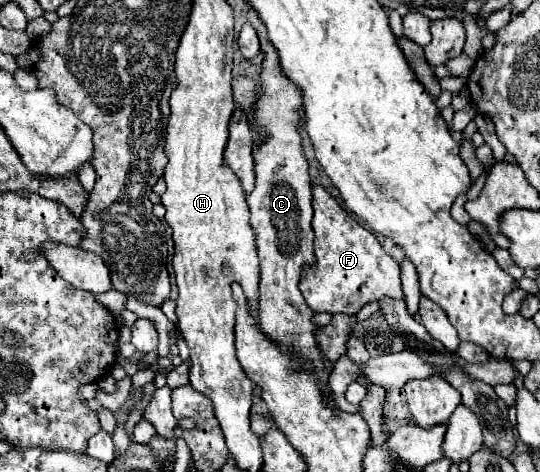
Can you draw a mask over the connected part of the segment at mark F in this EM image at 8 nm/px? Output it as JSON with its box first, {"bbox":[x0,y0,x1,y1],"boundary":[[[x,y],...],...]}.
{"bbox":[299,186,403,316],"boundary":[[[313,186],[313,210],[315,264],[303,270],[299,284],[301,294],[313,312],[355,316],[367,302],[379,300],[381,296],[403,298],[399,262],[381,248],[373,232],[341,208],[323,186]]]}

